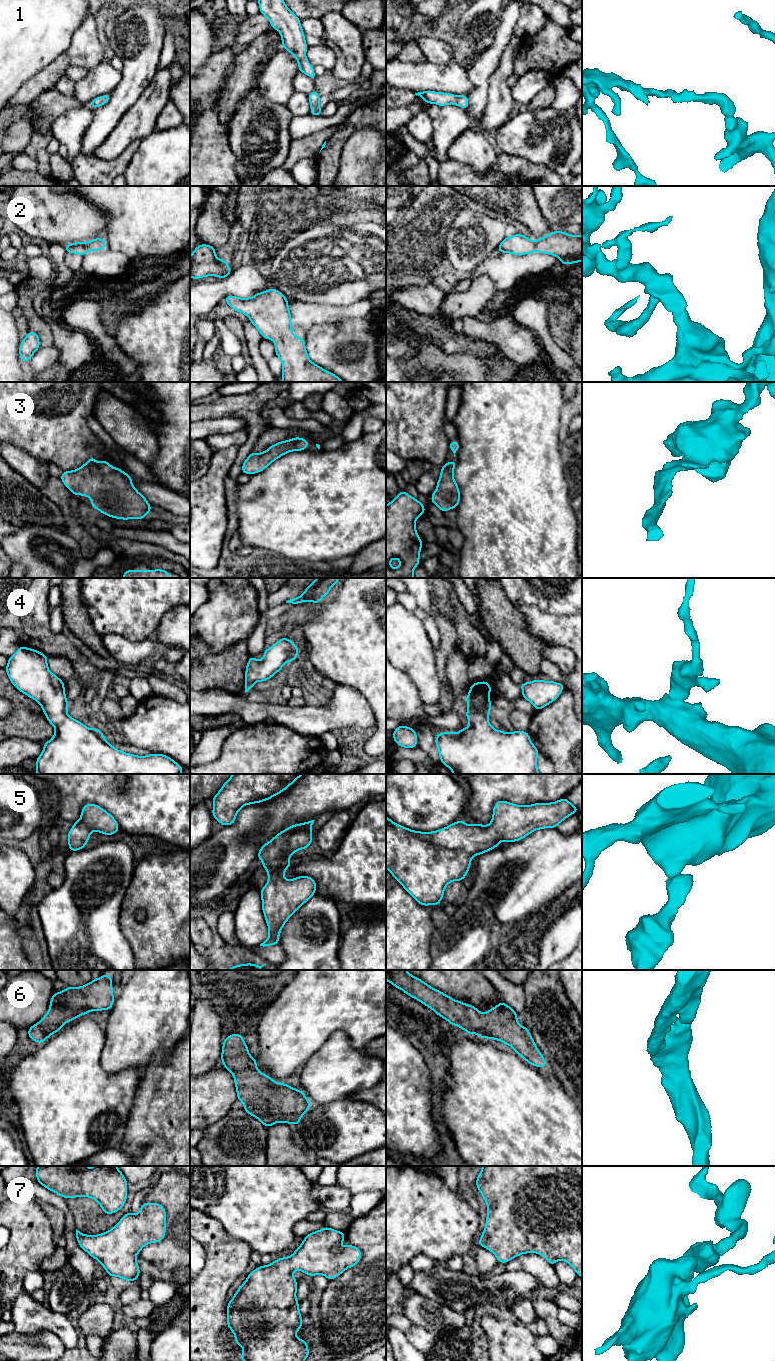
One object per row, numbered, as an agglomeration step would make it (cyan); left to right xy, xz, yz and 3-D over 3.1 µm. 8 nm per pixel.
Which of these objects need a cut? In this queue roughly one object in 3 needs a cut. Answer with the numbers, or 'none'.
none

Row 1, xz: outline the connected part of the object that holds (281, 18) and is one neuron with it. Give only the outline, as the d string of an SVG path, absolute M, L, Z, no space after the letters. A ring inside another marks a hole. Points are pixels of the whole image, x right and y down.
M257 0L260 13L265 15L272 28L279 31L282 47L290 52L298 61L299 71L315 80L313 66L306 59L307 44L300 19L291 12L284 0Z

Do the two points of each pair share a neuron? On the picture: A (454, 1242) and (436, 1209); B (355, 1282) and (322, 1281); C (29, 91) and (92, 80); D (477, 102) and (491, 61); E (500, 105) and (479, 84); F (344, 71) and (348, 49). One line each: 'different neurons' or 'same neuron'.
A: same neuron
B: different neurons
C: different neurons
D: same neuron
E: different neurons
F: same neuron

